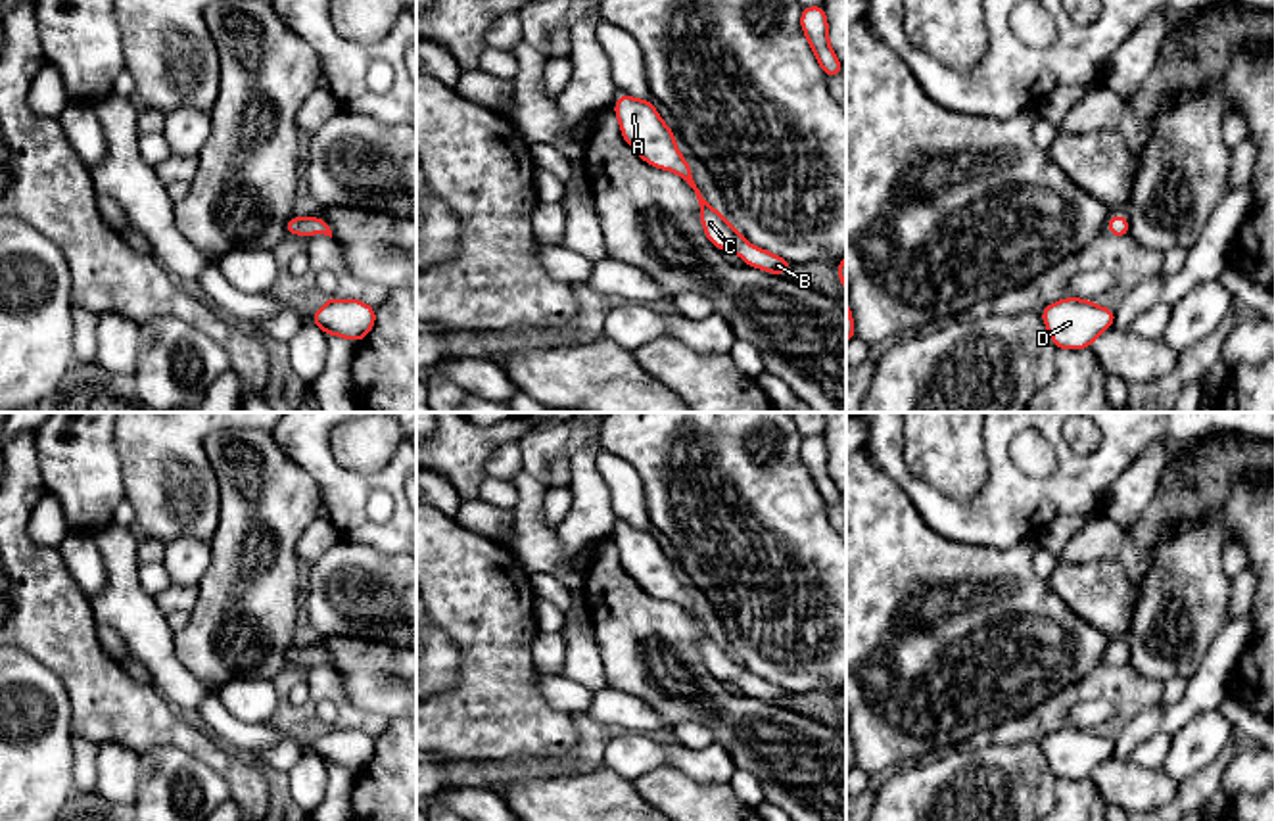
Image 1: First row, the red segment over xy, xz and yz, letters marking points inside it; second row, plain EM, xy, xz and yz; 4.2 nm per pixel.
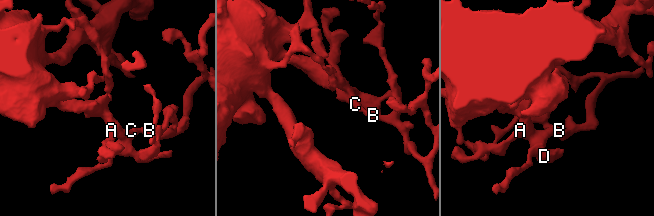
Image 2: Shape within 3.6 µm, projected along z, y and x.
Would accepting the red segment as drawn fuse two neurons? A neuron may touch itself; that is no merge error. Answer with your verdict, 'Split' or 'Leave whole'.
Leave whole

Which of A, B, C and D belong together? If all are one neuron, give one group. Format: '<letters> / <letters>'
A B C D

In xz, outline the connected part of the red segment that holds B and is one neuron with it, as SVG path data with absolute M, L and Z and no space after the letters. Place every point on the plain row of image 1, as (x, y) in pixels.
M620 524L614 533L620 560L625 570L650 597L677 602L696 623L700 635L700 652L706 668L721 681L739 683L744 694L771 704L783 704L792 691L773 685L746 671L735 656L718 643L700 623L685 587L675 575L675 566L664 549L656 543L652 529L637 529Z

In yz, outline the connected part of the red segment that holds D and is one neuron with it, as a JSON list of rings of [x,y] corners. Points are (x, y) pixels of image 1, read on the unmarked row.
[[[1074,725],[1050,733],[1040,744],[1057,779],[1088,779],[1115,752],[1113,739]]]

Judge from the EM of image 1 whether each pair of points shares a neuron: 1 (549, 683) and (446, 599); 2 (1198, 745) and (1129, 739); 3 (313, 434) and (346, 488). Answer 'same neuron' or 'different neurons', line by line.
1: different neurons
2: different neurons
3: same neuron

